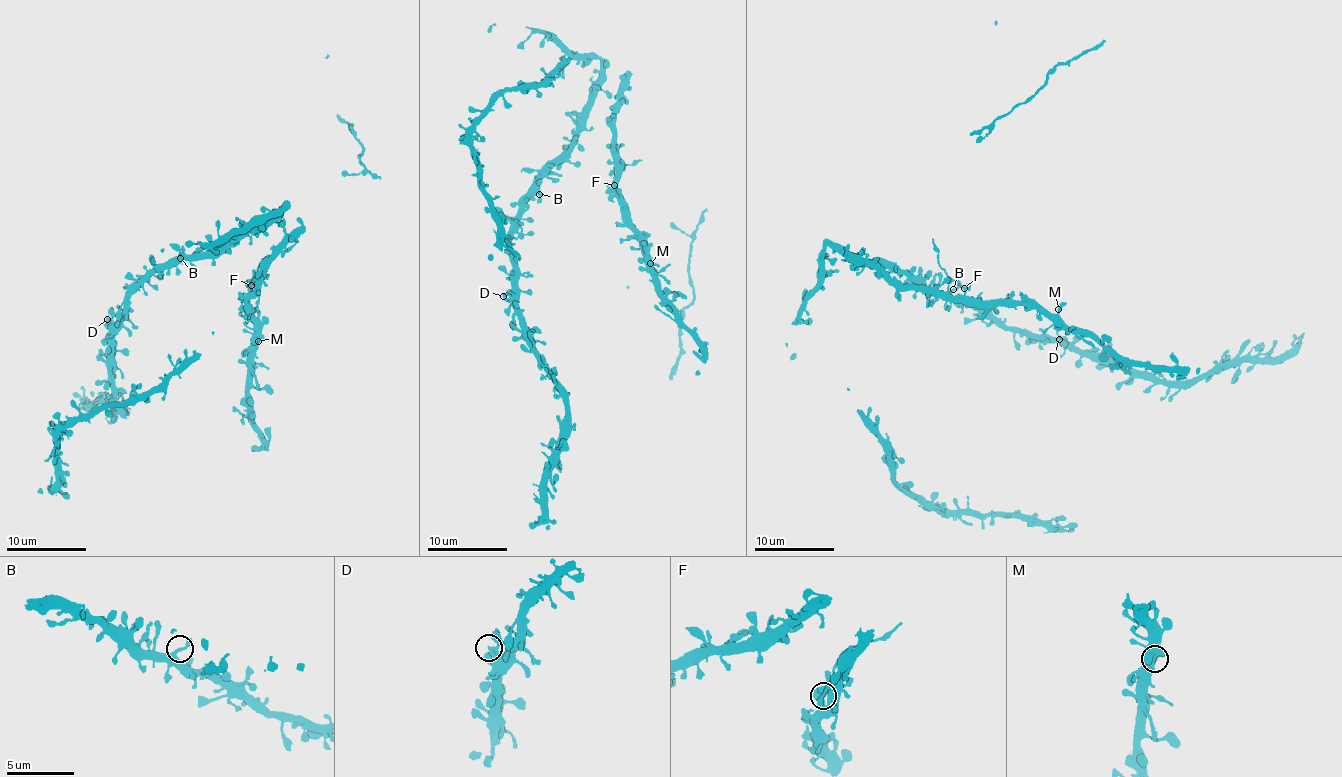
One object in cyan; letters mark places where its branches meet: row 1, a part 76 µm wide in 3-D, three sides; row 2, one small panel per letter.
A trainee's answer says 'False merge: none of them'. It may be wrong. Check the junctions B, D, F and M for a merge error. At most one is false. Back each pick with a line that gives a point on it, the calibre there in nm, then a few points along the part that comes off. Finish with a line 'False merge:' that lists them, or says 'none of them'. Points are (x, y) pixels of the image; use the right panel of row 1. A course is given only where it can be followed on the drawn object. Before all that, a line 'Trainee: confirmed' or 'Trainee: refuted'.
Trainee: refuted
F: (964, 288) | 320 nm | (964, 287), (942, 268), (932, 239)
False merge: F

